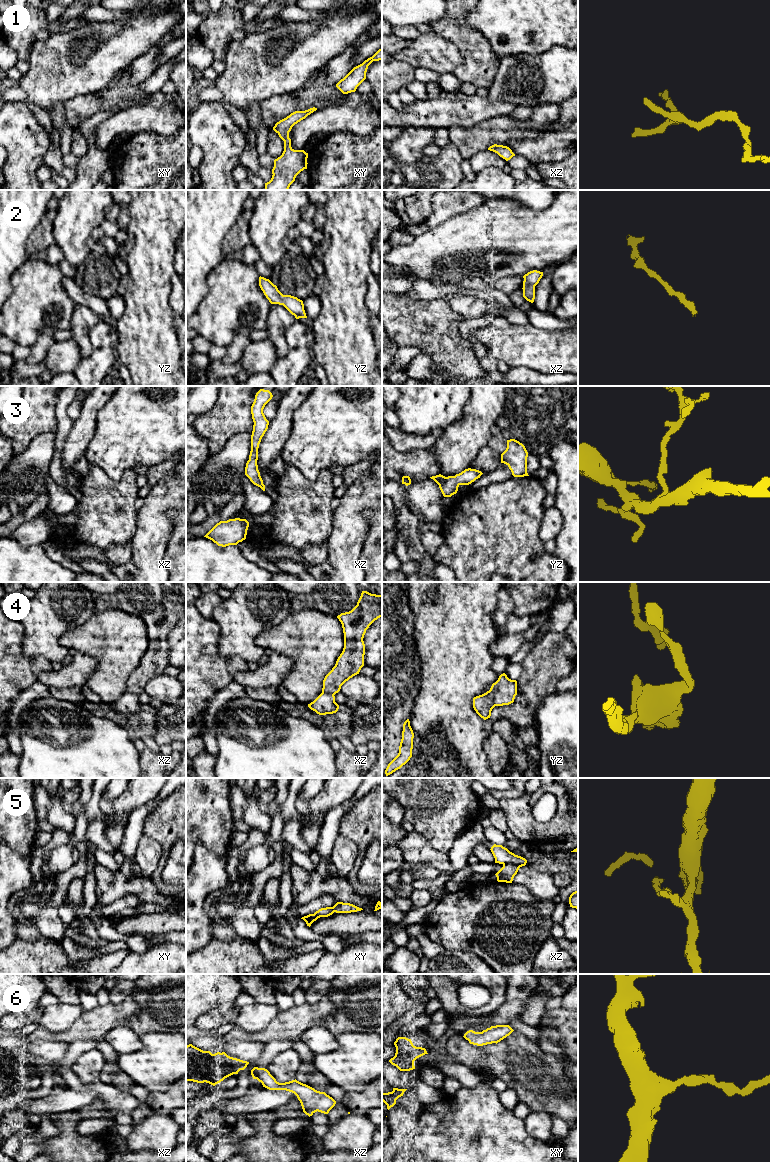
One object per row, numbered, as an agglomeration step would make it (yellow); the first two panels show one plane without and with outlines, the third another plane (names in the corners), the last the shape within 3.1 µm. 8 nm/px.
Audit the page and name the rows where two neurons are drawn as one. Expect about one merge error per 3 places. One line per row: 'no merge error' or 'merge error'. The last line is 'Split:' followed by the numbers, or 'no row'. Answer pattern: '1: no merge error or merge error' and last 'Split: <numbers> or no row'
1: no merge error
2: no merge error
3: no merge error
4: no merge error
5: merge error
6: no merge error
Split: 5

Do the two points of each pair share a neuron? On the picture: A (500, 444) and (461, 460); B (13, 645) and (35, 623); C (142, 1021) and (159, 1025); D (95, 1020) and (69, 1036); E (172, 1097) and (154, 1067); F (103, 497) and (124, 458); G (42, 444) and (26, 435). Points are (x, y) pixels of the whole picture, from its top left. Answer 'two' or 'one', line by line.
A: two
B: two
C: one
D: one
E: two
F: two
G: two

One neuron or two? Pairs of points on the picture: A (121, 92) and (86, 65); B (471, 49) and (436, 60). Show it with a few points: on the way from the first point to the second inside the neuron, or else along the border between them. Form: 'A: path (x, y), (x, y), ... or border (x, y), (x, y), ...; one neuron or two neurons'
A: border (104, 88), (99, 91), (81, 94); two neurons
B: border (442, 36), (461, 55), (453, 72); two neurons

